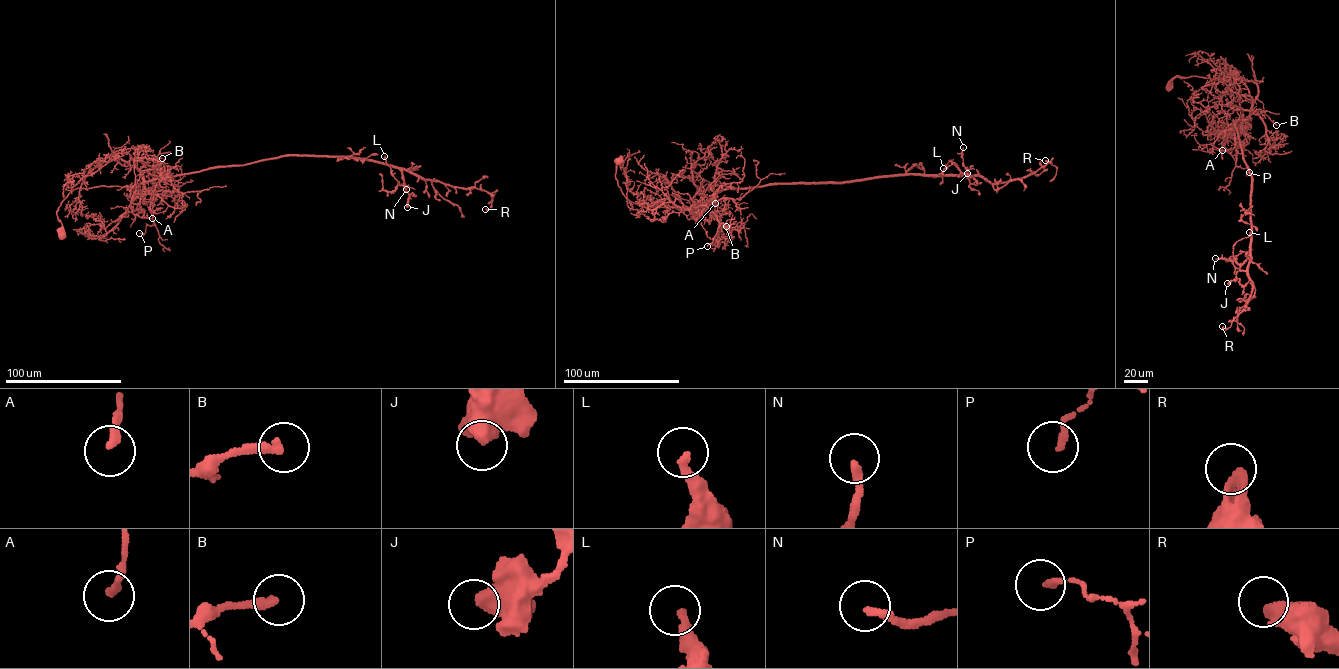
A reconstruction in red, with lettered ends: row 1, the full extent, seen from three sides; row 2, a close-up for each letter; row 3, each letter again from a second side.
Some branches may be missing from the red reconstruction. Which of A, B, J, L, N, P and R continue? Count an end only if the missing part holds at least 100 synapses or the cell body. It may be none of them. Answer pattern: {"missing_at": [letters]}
{"missing_at": []}

